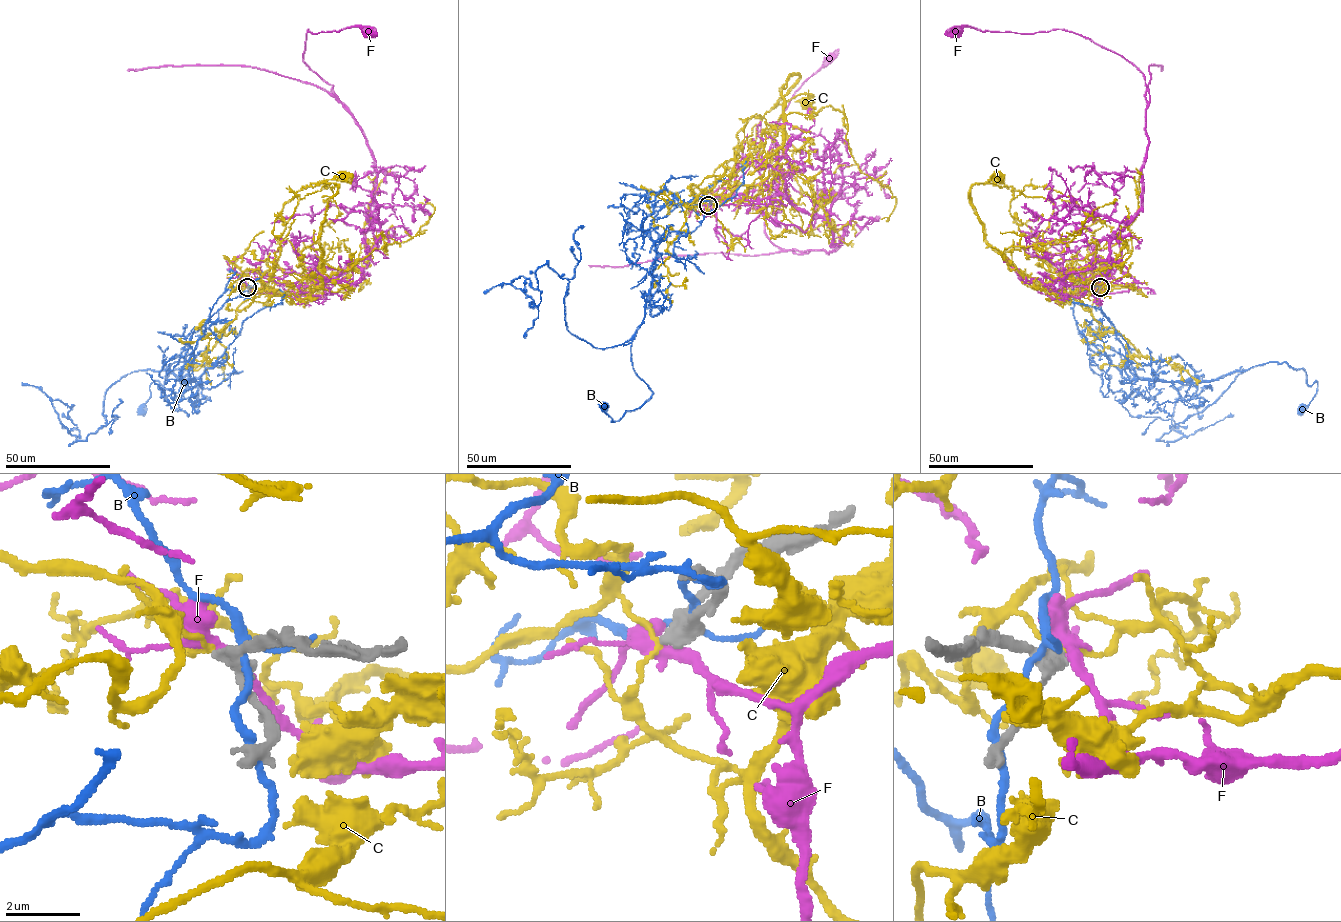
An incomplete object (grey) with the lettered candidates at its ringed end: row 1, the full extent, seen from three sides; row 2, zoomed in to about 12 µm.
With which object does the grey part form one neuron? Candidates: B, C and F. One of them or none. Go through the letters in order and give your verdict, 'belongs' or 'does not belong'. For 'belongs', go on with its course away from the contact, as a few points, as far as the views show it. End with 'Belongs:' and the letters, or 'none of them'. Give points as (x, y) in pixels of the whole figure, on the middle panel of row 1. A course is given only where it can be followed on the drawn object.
B: does not belong
C: does not belong
F: does not belong
Belongs: none of them

